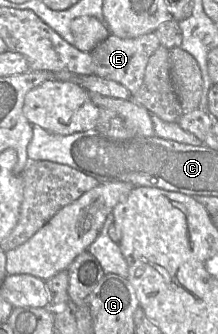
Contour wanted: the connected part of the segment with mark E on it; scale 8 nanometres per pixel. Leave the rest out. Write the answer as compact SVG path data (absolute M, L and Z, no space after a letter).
M155 31L131 39L122 39L109 34L90 52L93 62L93 74L121 84L133 95L143 81L149 57L160 45Z

